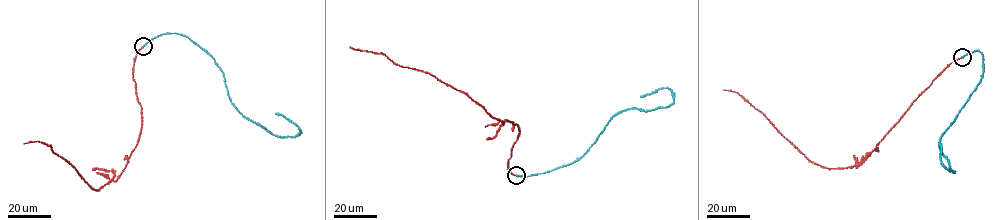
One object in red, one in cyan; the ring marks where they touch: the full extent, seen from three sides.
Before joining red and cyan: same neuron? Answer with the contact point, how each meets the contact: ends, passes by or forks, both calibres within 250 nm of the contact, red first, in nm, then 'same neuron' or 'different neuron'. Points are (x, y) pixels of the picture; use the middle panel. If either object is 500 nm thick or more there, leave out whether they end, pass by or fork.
(516, 175) | red ends | cyan ends | 160/140 nm | same neuron

